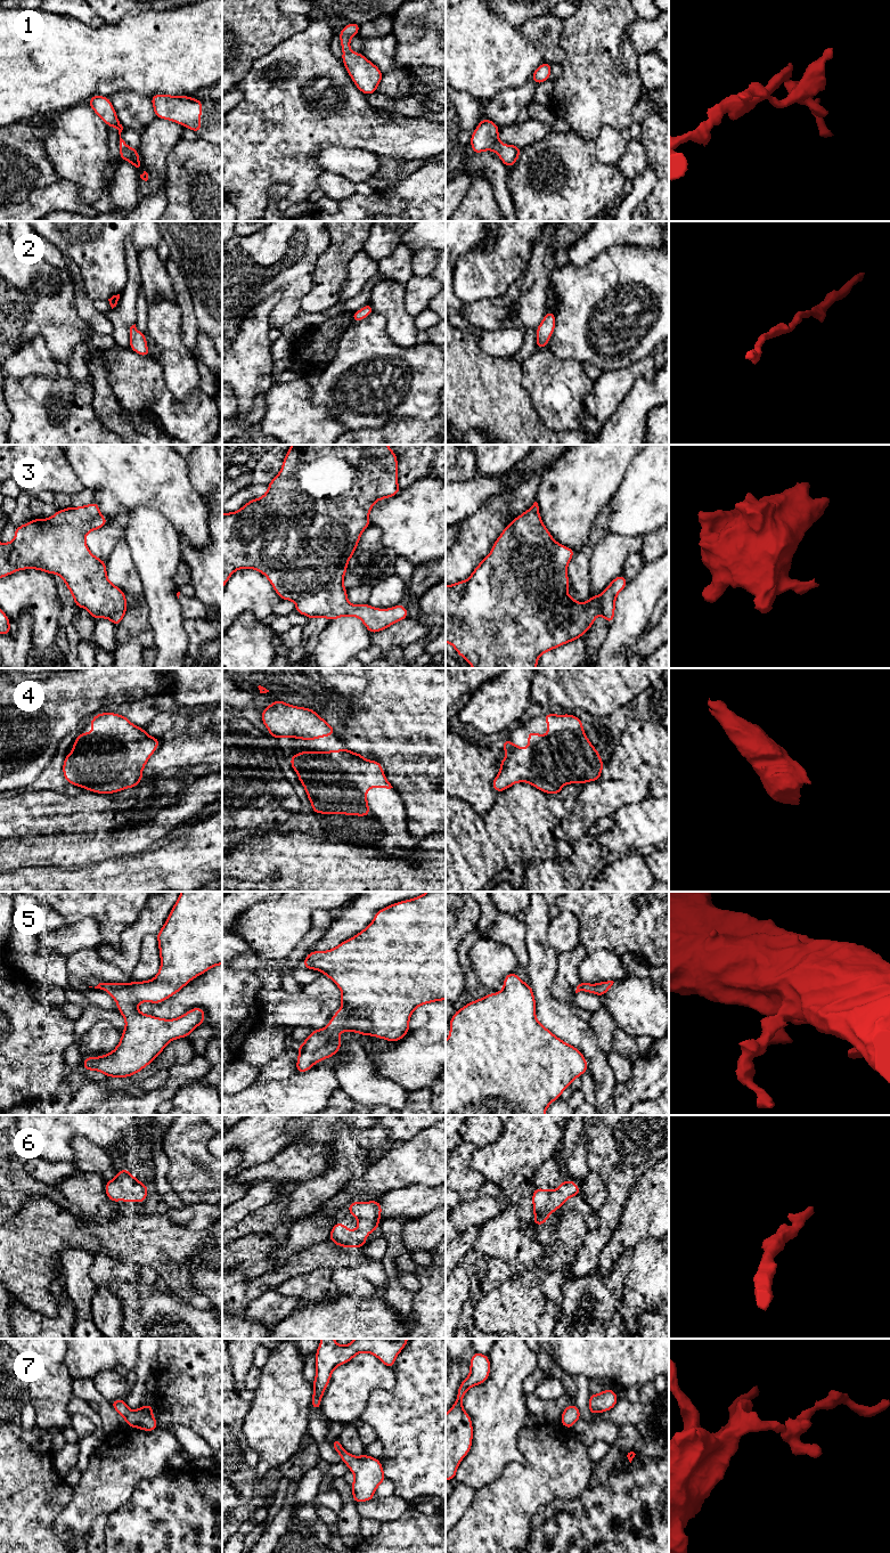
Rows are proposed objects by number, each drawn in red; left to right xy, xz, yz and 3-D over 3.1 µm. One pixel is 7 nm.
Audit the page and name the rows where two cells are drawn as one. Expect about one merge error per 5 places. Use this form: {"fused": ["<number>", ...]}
{"fused": []}

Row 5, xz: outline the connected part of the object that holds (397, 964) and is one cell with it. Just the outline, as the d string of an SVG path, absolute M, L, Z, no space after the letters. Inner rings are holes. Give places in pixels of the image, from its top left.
M426 892L411 900L391 904L377 911L370 925L356 936L332 950L312 951L303 961L303 968L322 971L324 976L338 986L342 1007L326 1027L312 1030L305 1041L296 1047L296 1072L305 1073L315 1064L337 1054L342 1046L340 1031L373 1035L390 1042L399 1041L408 1034L409 1019L417 1007L446 1000L446 892Z

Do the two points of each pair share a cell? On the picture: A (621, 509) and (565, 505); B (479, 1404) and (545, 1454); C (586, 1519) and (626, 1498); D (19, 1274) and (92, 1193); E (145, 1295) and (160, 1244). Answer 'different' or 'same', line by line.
A: different
B: different
C: same
D: different
E: different

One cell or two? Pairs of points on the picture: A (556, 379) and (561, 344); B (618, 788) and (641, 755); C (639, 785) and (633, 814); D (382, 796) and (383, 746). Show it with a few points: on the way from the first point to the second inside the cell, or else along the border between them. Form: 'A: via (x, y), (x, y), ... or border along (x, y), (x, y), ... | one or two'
A: border along (546, 347), (557, 357), (573, 358), (581, 364) | two
B: border along (611, 778), (628, 779), (638, 773), (650, 786) | two
C: border along (648, 793), (642, 799), (626, 803), (612, 814) | two
D: border along (393, 787), (406, 812) | two

